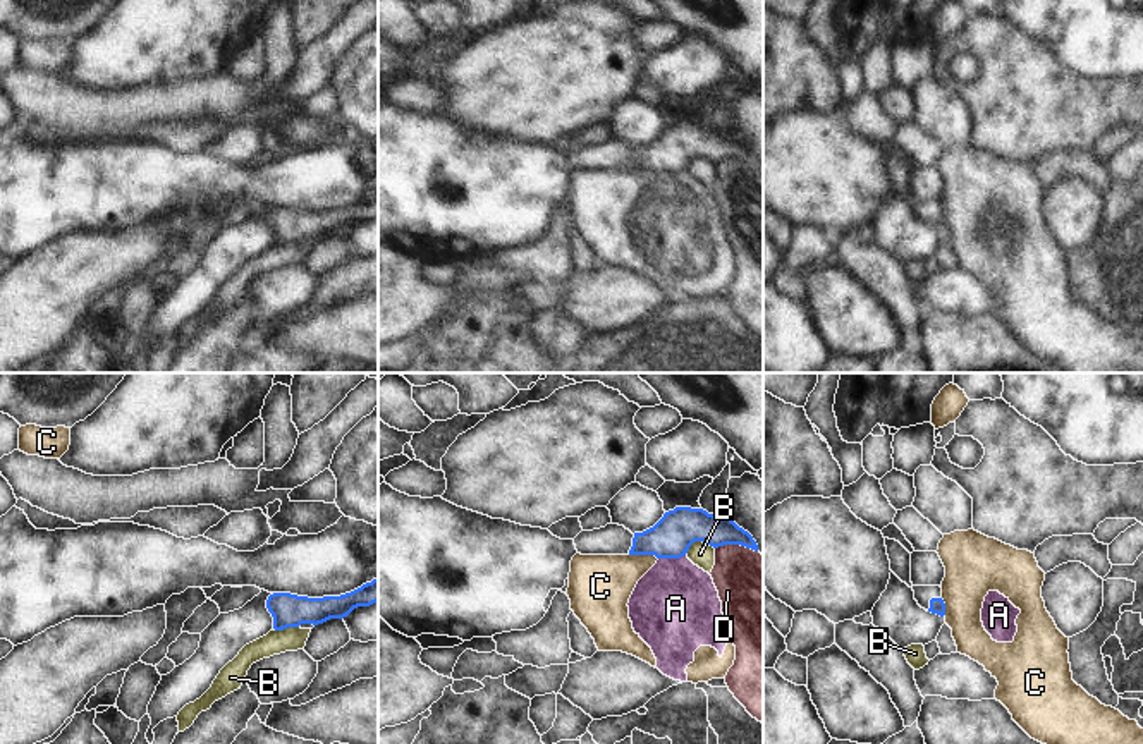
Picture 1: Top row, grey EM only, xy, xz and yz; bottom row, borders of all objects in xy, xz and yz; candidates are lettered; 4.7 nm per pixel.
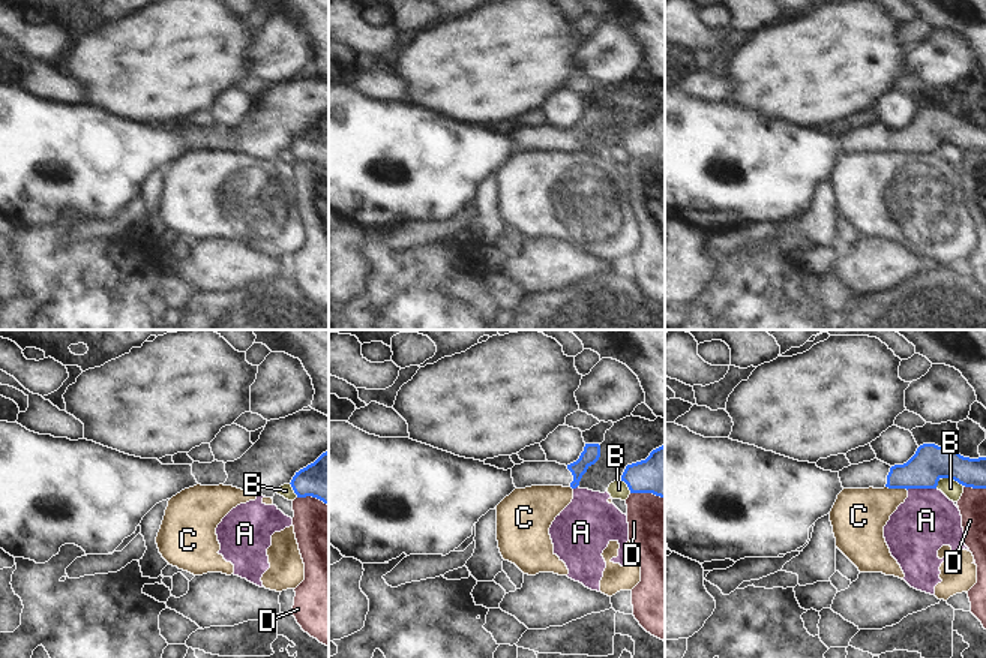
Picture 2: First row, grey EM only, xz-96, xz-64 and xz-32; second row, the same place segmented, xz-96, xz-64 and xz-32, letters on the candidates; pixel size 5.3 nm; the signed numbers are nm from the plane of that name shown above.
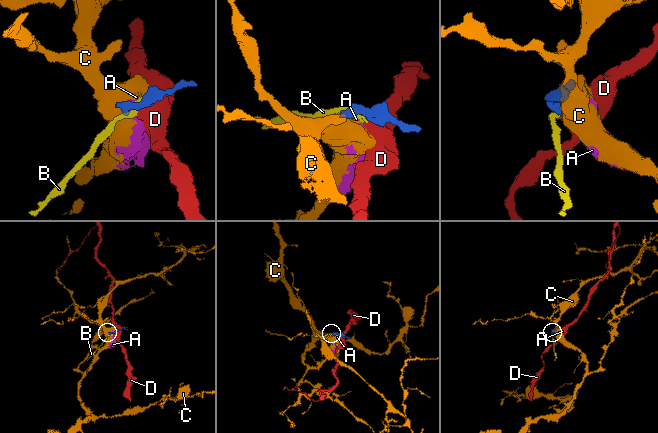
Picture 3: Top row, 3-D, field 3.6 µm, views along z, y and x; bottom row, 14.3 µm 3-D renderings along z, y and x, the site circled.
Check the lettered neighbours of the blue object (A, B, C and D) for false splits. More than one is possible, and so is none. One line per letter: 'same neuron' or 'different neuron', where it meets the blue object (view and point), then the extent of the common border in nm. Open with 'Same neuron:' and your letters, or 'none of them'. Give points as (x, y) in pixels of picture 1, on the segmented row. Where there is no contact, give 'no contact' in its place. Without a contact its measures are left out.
Same neuron: none of them
A: different neuron; contact xz (671, 557); length 130 nm
B: different neuron; contact xz (698, 540); length 150 nm
C: different neuron; contact xz (643, 554); length 140 nm
D: different neuron; contact xz (736, 543); length 200 nm

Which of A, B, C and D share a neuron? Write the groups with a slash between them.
A C / B / D

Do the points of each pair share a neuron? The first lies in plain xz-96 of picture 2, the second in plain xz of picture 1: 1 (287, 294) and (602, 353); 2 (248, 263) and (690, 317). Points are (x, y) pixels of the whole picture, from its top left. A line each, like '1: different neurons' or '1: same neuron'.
1: same neuron
2: different neurons

